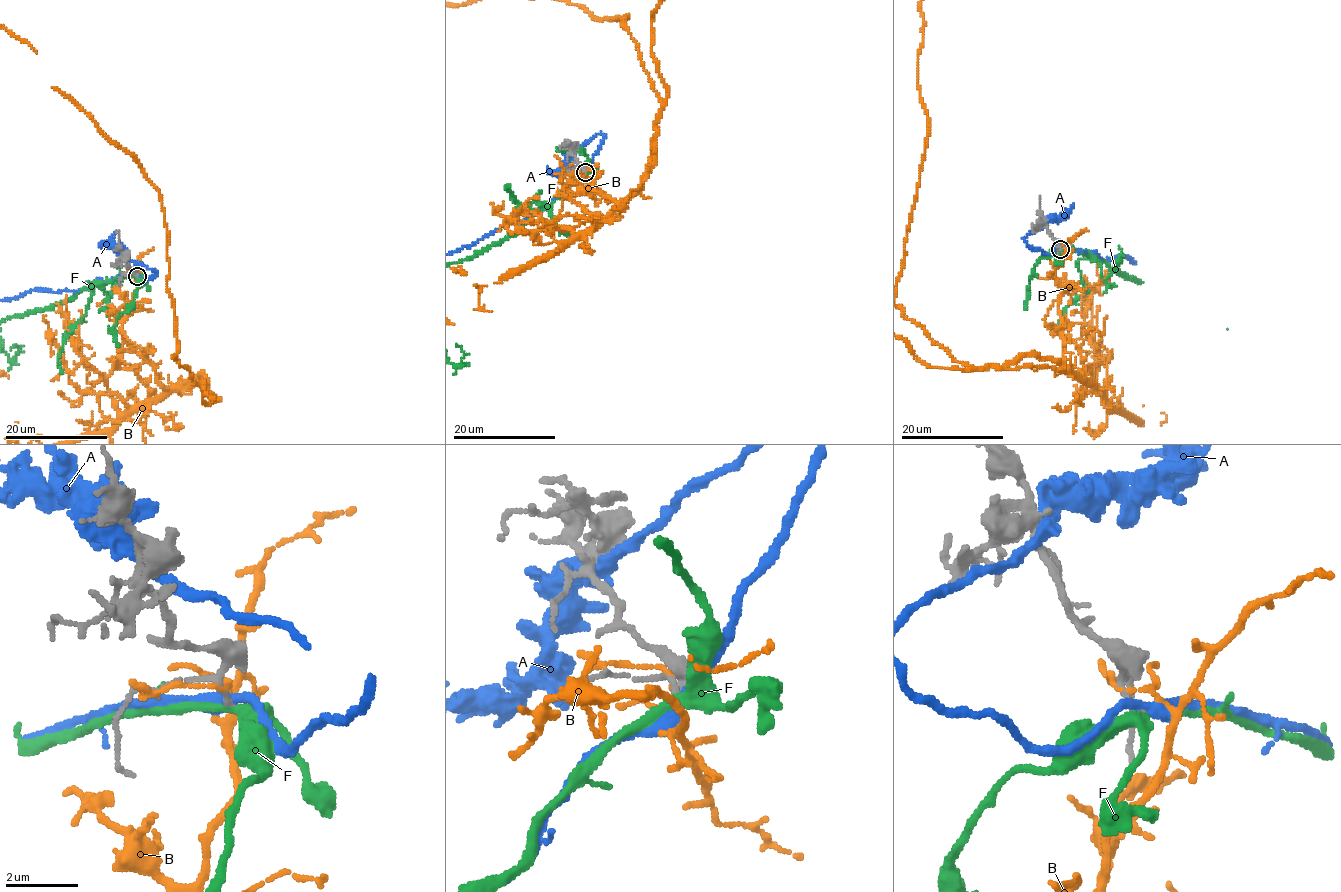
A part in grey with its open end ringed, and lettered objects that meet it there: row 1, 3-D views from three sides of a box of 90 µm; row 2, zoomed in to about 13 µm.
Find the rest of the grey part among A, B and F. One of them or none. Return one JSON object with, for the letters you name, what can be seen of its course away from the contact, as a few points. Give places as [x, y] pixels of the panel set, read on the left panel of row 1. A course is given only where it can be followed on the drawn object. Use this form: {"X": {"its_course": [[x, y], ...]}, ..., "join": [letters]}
{"join": []}

